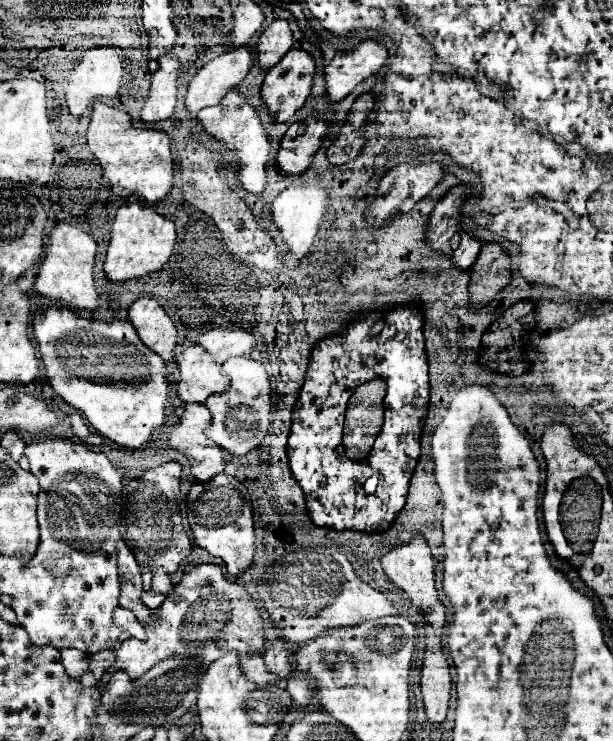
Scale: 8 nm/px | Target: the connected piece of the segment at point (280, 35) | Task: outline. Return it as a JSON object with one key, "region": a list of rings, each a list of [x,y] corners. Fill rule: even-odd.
{"region":[[[286,19],[272,21],[258,41],[258,61],[262,69],[274,67],[292,47],[292,31]]]}

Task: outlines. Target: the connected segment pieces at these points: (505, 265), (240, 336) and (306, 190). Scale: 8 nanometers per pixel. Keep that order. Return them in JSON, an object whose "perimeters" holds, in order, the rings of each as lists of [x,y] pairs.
{"perimeters":[[[[488,243],[482,245],[482,251],[476,259],[476,263],[470,267],[470,303],[474,309],[484,307],[486,303],[490,303],[498,291],[502,291],[510,279],[512,279],[512,271],[510,271],[510,255],[502,249],[502,247],[488,247]]],[[[210,329],[200,335],[198,343],[216,359],[224,363],[232,355],[250,355],[256,347],[256,337],[244,329]]],[[[318,181],[288,187],[274,199],[274,203],[270,207],[272,219],[274,219],[276,227],[282,231],[282,239],[288,243],[288,251],[294,253],[298,259],[310,251],[314,237],[320,229],[320,223],[324,221],[324,217],[328,213],[328,205],[330,205],[328,187],[324,187]]]]}

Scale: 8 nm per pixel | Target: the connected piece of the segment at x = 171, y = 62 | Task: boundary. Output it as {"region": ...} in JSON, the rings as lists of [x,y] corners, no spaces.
{"region":[[[164,55],[158,59],[158,69],[152,75],[152,87],[148,101],[142,107],[142,119],[146,123],[156,123],[170,119],[176,111],[178,77],[182,75],[182,65],[174,55]]]}

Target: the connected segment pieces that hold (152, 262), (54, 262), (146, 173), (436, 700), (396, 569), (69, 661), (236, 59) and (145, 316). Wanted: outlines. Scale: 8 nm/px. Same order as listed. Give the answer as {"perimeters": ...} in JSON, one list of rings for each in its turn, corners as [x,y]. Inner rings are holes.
{"perimeters":[[[[138,203],[122,205],[116,213],[111,232],[104,271],[106,271],[106,277],[112,281],[126,281],[132,277],[154,273],[162,269],[174,253],[174,243],[176,243],[174,221],[158,215],[150,207],[144,207]]],[[[58,223],[50,233],[50,239],[44,247],[46,259],[38,269],[38,277],[34,283],[34,291],[38,295],[48,297],[50,301],[62,301],[62,305],[70,309],[98,309],[98,293],[94,285],[94,255],[96,255],[96,241],[78,227],[68,223]]],[[[94,103],[86,139],[94,157],[104,167],[104,175],[112,191],[118,197],[130,197],[132,193],[136,193],[148,203],[158,203],[170,193],[176,165],[170,151],[172,139],[164,131],[138,129],[132,123],[130,115],[126,115],[124,111],[108,107],[104,103]]],[[[424,663],[422,665],[422,699],[430,723],[442,723],[448,711],[450,699],[450,665],[448,663]]],[[[414,533],[412,539],[408,543],[390,547],[382,557],[380,557],[382,569],[388,575],[388,579],[398,585],[400,589],[404,589],[410,597],[412,603],[422,603],[422,605],[442,605],[438,599],[438,591],[434,587],[434,559],[432,559],[432,551],[428,541],[424,539],[424,535]]],[[[62,649],[62,663],[72,677],[80,677],[88,669],[88,657],[76,649]]],[[[236,47],[220,53],[208,65],[204,65],[188,85],[186,107],[192,115],[200,109],[220,103],[224,93],[236,87],[252,67],[252,49]]],[[[140,297],[130,305],[128,317],[130,323],[136,327],[138,337],[168,365],[174,365],[174,347],[178,331],[168,313],[160,307],[160,303],[152,297]]]]}

